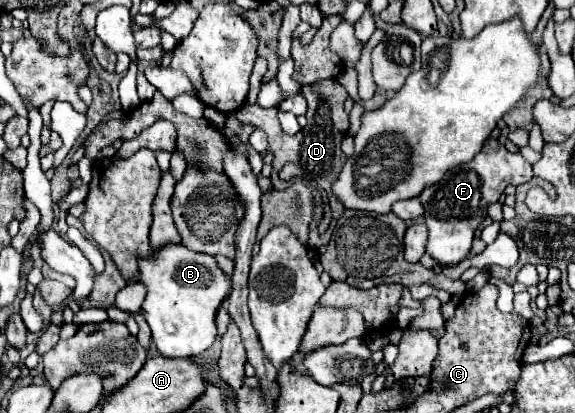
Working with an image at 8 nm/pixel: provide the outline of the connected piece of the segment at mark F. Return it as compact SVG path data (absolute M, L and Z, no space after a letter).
M490 137L472 161L450 169L442 181L426 187L420 193L424 219L428 225L426 253L432 255L440 265L456 265L466 259L470 255L474 231L488 215L488 205L496 203L508 185L520 185L530 179L532 165L524 161L520 153L506 151L500 141Z

